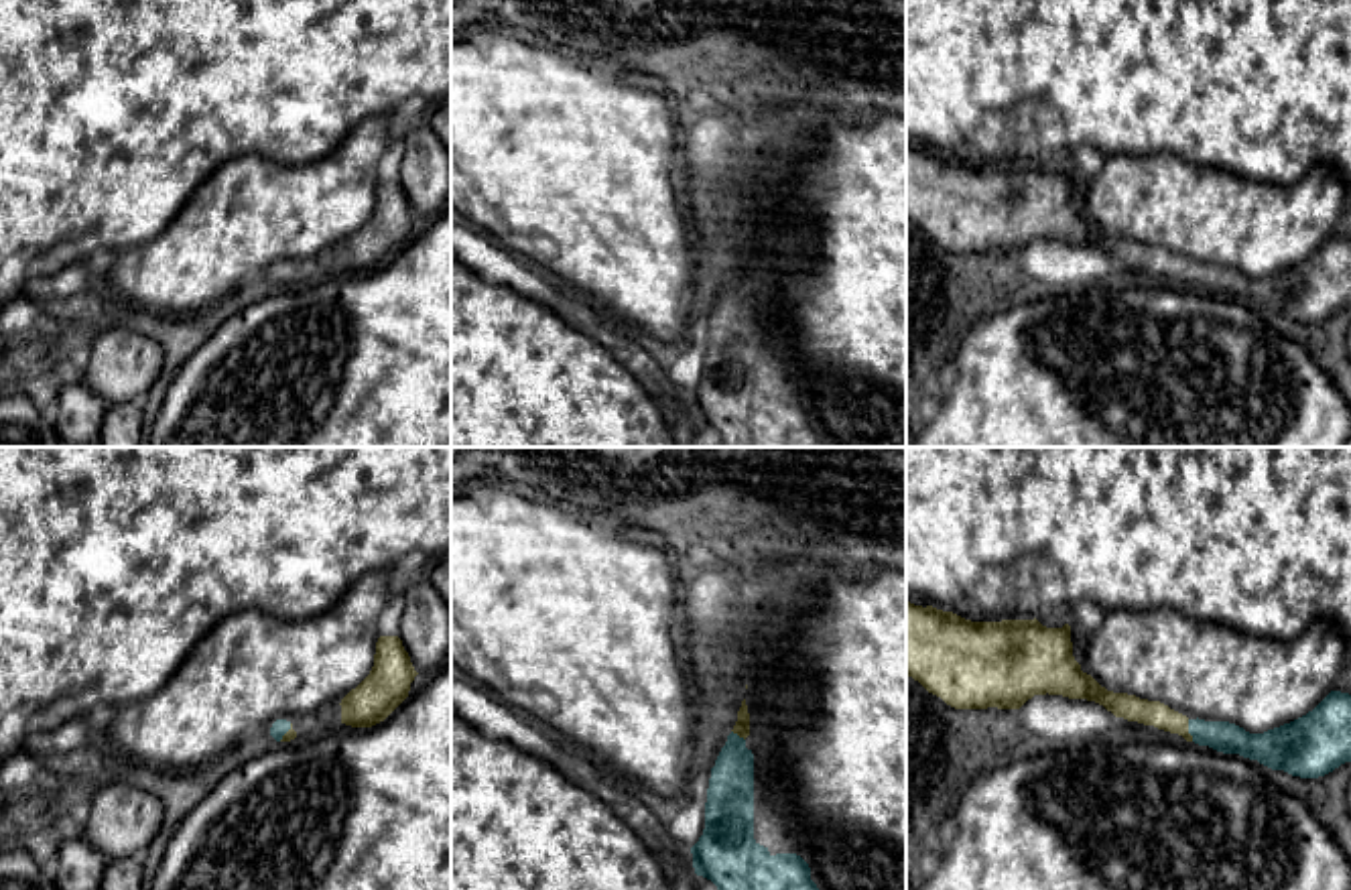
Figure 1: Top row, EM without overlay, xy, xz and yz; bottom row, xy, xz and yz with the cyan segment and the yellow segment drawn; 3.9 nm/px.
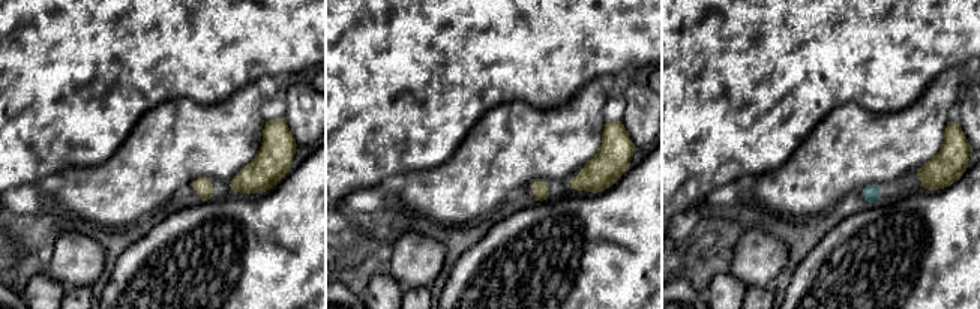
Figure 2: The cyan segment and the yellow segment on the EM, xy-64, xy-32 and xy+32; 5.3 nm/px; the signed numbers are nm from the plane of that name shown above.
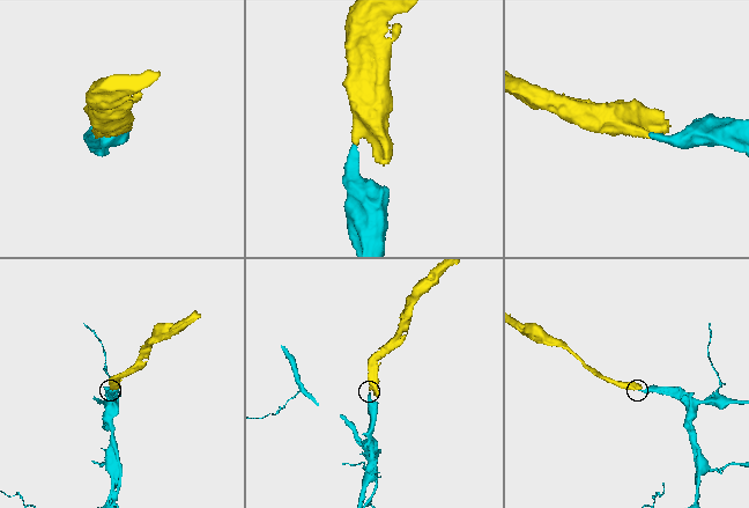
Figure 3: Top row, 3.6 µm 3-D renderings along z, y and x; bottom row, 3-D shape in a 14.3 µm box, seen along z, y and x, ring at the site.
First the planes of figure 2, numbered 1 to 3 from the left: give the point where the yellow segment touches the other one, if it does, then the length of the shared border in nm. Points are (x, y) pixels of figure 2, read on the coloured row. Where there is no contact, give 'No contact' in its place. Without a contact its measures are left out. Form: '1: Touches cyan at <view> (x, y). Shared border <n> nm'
1: No contact
2: No contact
3: No contact

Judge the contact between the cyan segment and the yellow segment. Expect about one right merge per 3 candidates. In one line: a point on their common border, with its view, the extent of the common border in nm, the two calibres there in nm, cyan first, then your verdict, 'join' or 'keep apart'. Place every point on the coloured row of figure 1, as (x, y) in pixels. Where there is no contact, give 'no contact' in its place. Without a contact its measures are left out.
yz (1189, 730) | 90 nm | 120/100 nm | join

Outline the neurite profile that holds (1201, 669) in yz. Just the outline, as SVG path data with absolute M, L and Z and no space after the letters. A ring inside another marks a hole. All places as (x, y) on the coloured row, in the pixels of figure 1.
M1170 606L1107 612L1103 624L1089 630L1085 650L1087 675L1107 691L1160 701L1188 719L1229 721L1249 734L1264 734L1312 711L1335 691L1335 681L1349 656L1349 646L1331 620L1312 622L1292 640L1278 640L1191 618Z

